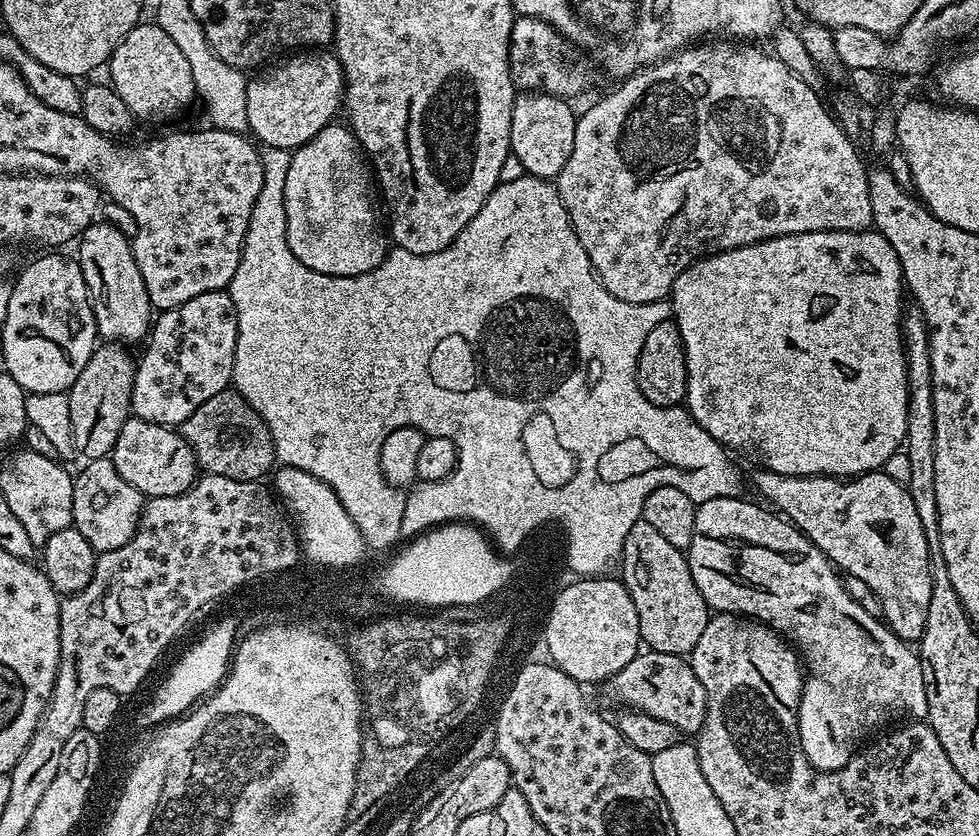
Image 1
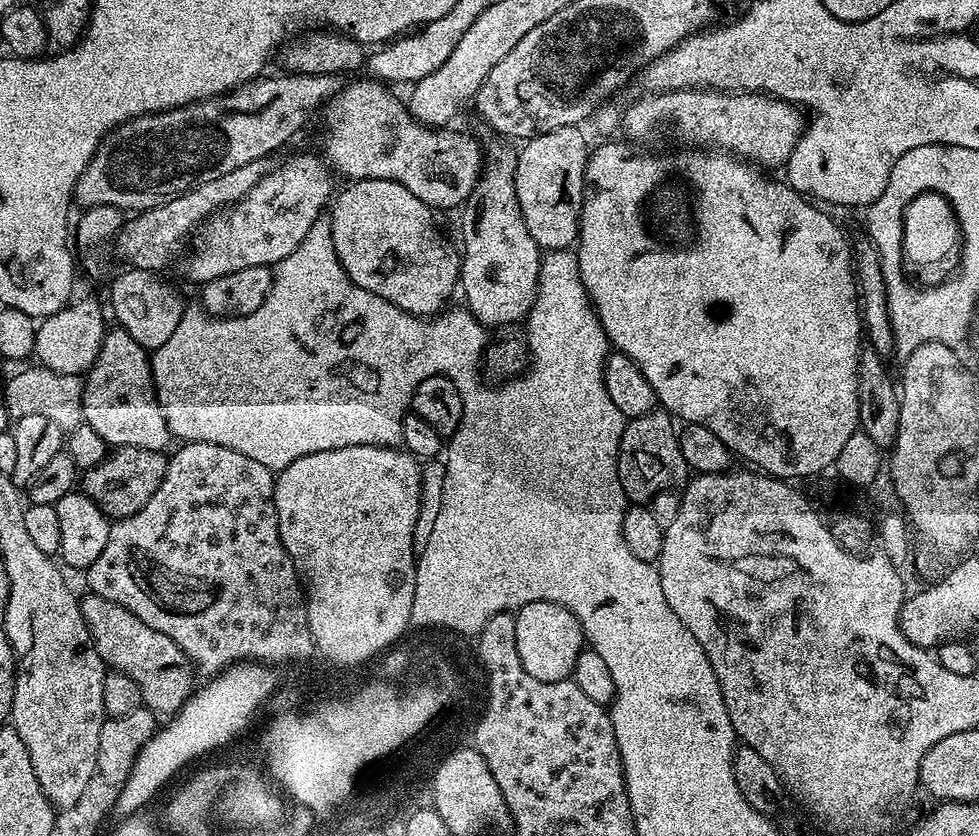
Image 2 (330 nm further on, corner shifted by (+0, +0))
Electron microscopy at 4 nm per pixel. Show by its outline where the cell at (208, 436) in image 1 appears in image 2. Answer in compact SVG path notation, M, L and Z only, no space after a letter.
M138 446L116 448L105 455L103 462L83 473L82 491L102 509L105 516L118 521L130 514L138 514L138 510L150 502L154 490L162 486L167 469L168 456L164 452L142 450Z

